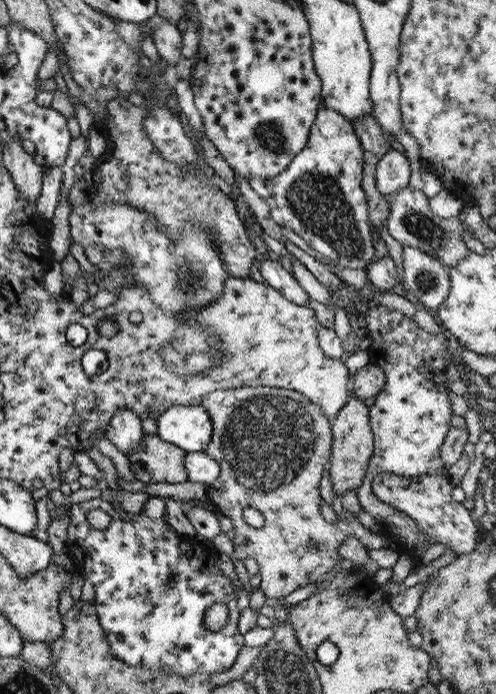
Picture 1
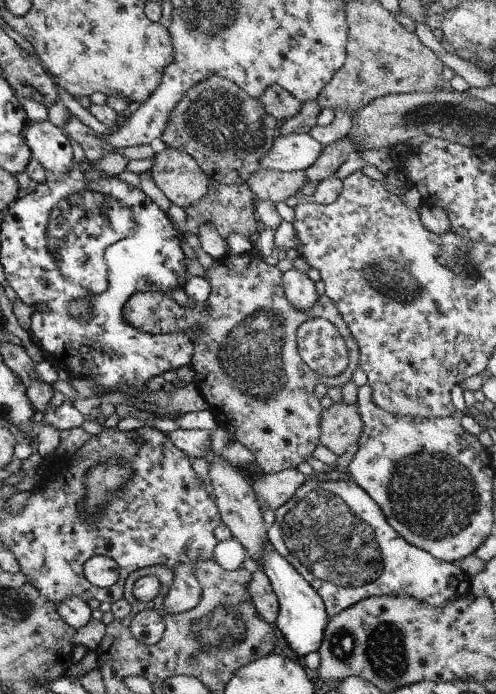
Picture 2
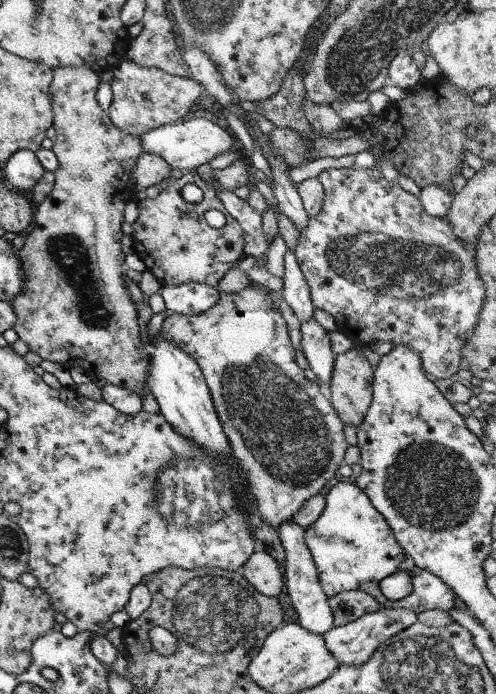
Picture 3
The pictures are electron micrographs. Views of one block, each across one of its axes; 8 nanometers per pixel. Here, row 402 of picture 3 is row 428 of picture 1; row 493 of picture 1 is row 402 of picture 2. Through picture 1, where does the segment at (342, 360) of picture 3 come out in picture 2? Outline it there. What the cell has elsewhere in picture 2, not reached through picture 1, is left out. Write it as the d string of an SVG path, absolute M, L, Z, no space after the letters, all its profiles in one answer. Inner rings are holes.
M332 402L329 408L321 411L318 444L337 457L357 446L361 431L356 405Z

